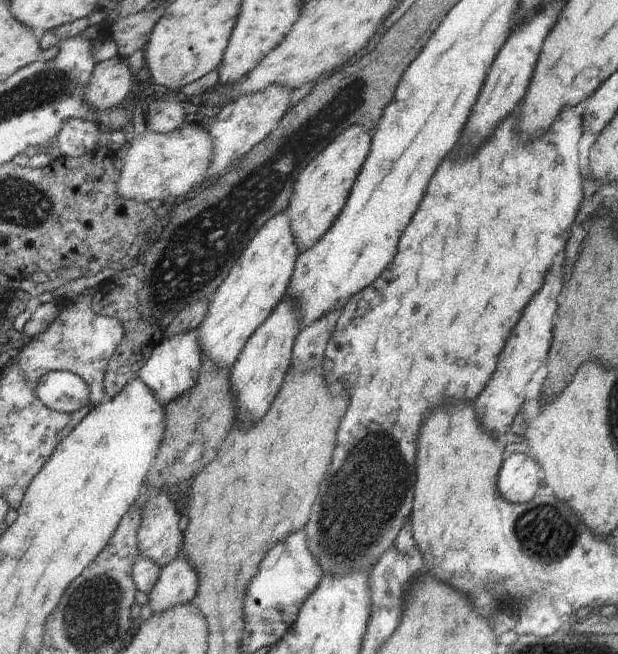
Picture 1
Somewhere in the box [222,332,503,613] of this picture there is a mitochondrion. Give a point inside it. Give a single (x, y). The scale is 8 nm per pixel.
(370, 486)

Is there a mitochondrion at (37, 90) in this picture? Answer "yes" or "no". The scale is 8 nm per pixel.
yes

